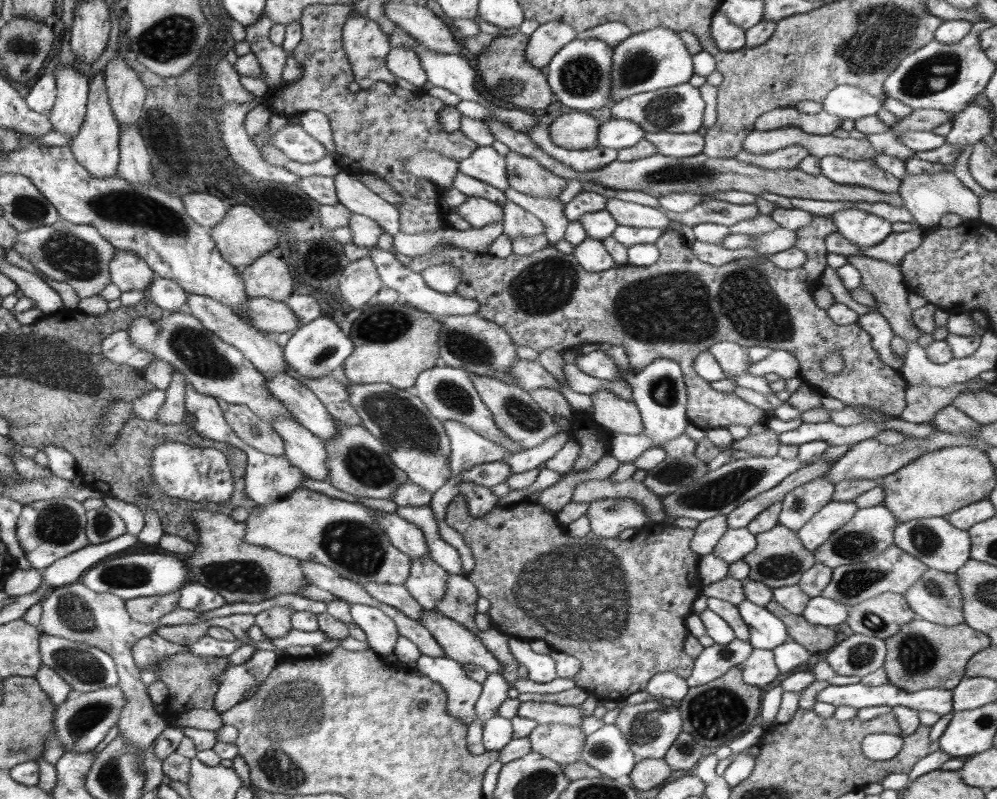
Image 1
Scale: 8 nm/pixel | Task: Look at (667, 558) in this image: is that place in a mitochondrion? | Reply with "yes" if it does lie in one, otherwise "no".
no

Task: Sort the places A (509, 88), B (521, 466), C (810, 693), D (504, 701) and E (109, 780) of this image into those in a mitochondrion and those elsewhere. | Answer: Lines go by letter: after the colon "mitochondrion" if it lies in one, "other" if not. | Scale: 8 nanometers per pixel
A: mitochondrion
B: other
C: other
D: other
E: mitochondrion

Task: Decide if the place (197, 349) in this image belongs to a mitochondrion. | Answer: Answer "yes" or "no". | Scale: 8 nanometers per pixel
yes

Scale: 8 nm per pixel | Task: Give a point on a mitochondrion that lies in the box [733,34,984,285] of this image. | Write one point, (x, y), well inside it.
(932, 74)

